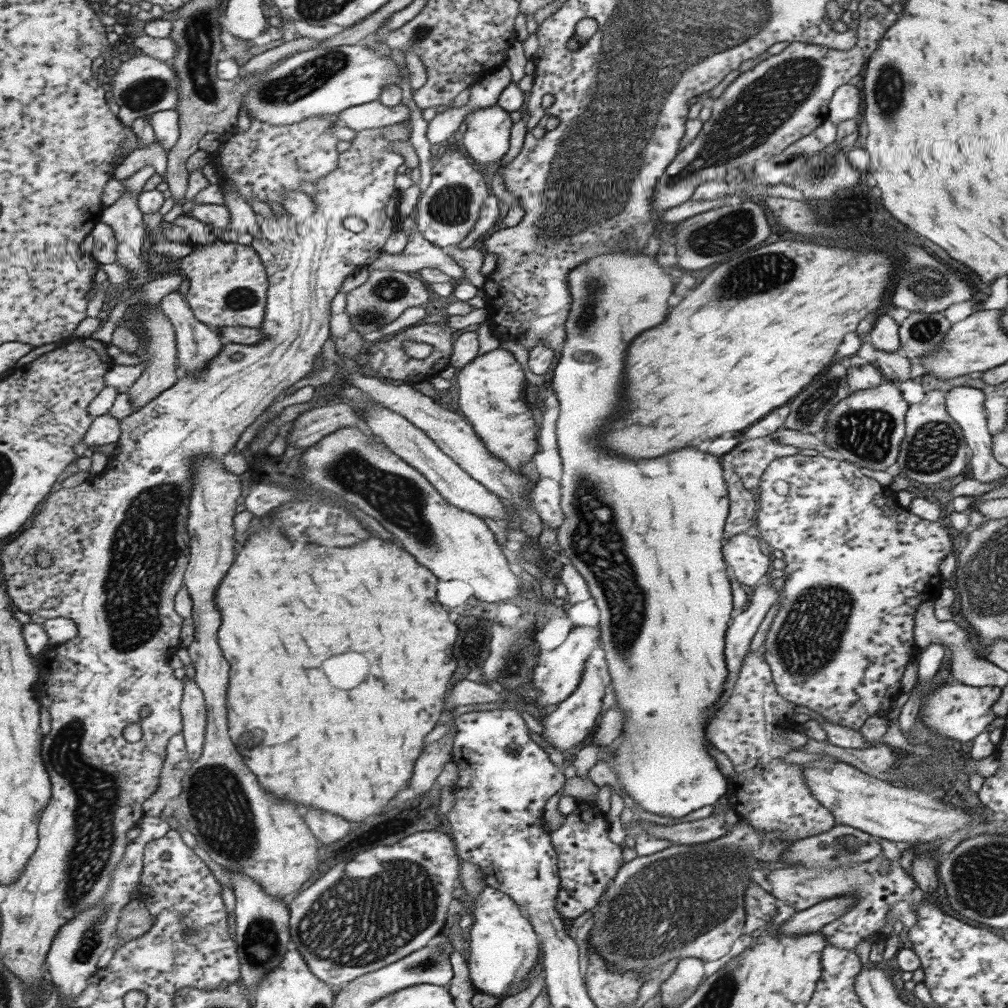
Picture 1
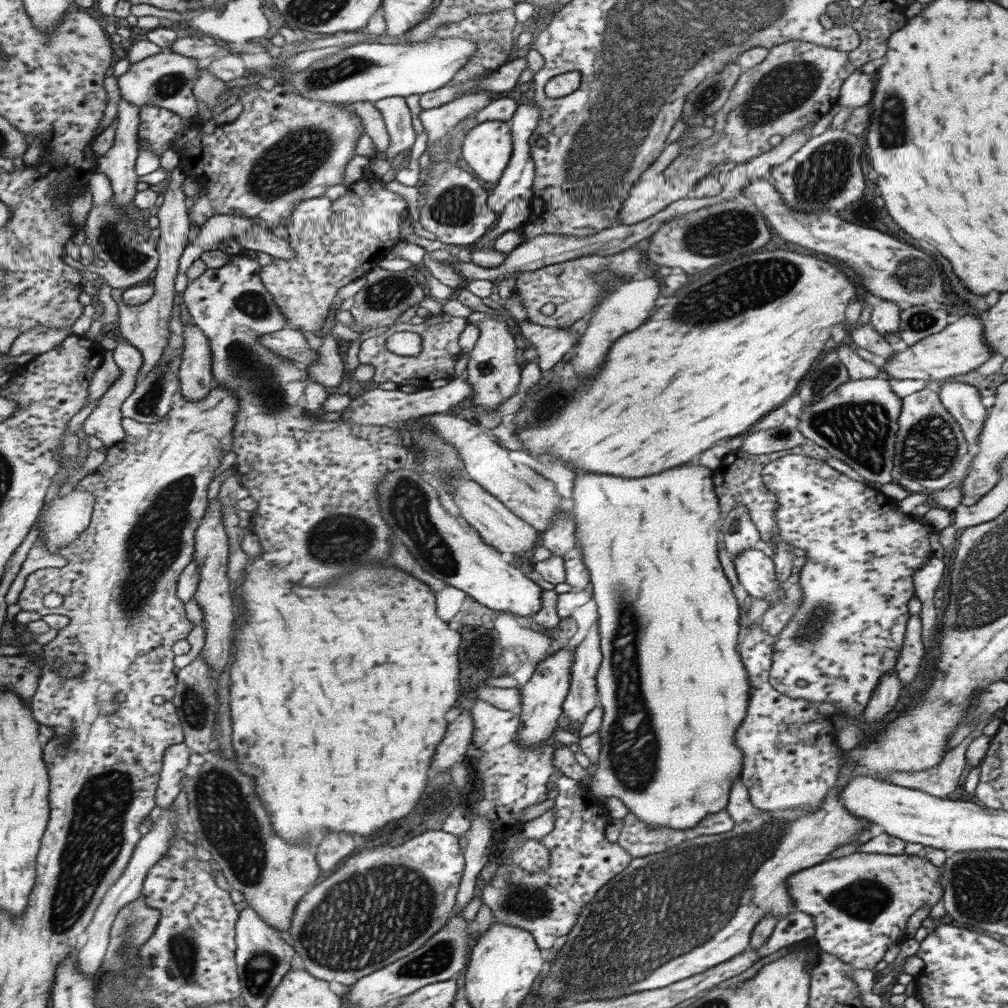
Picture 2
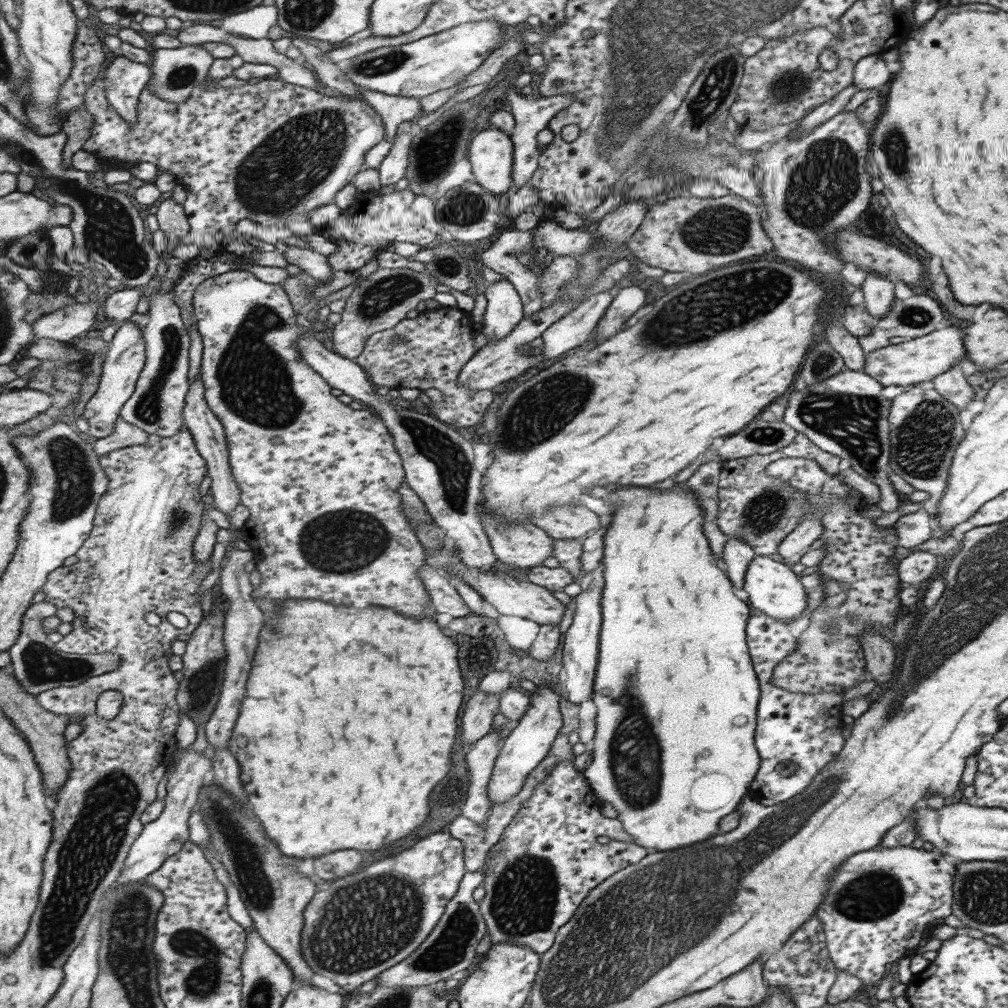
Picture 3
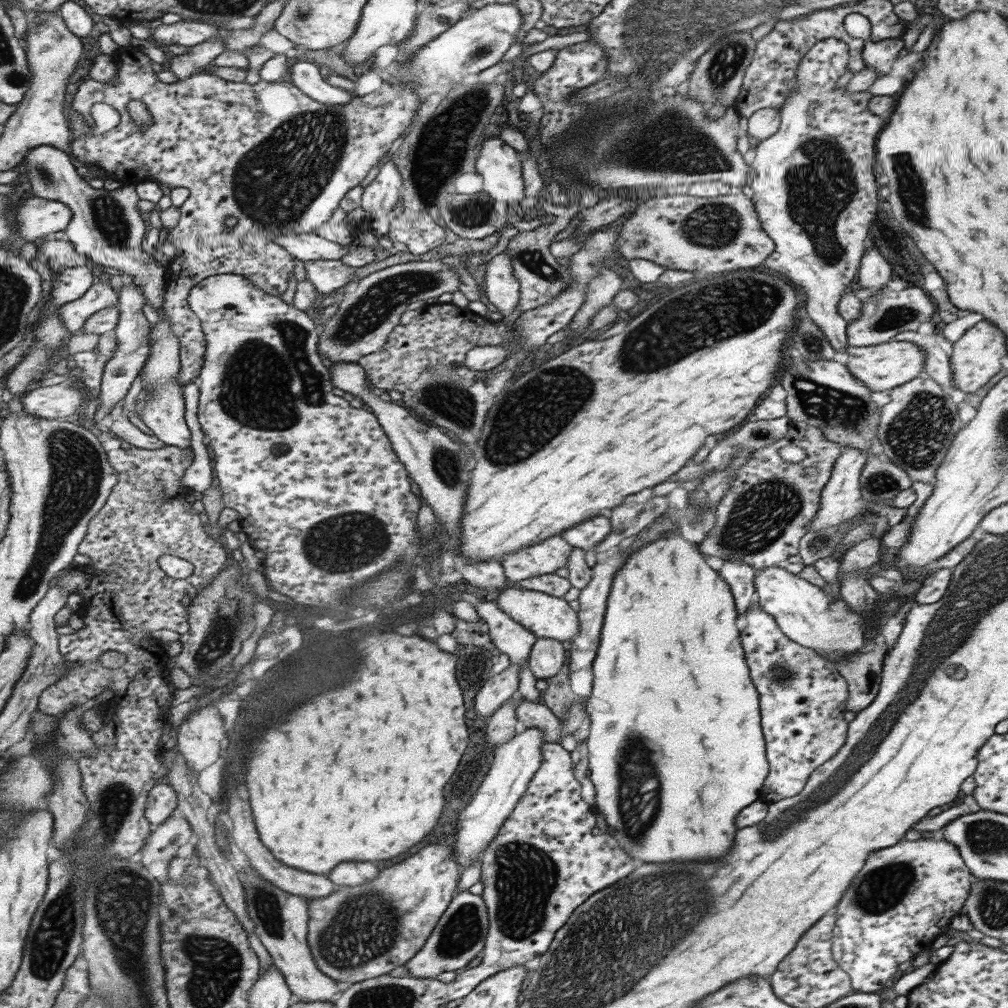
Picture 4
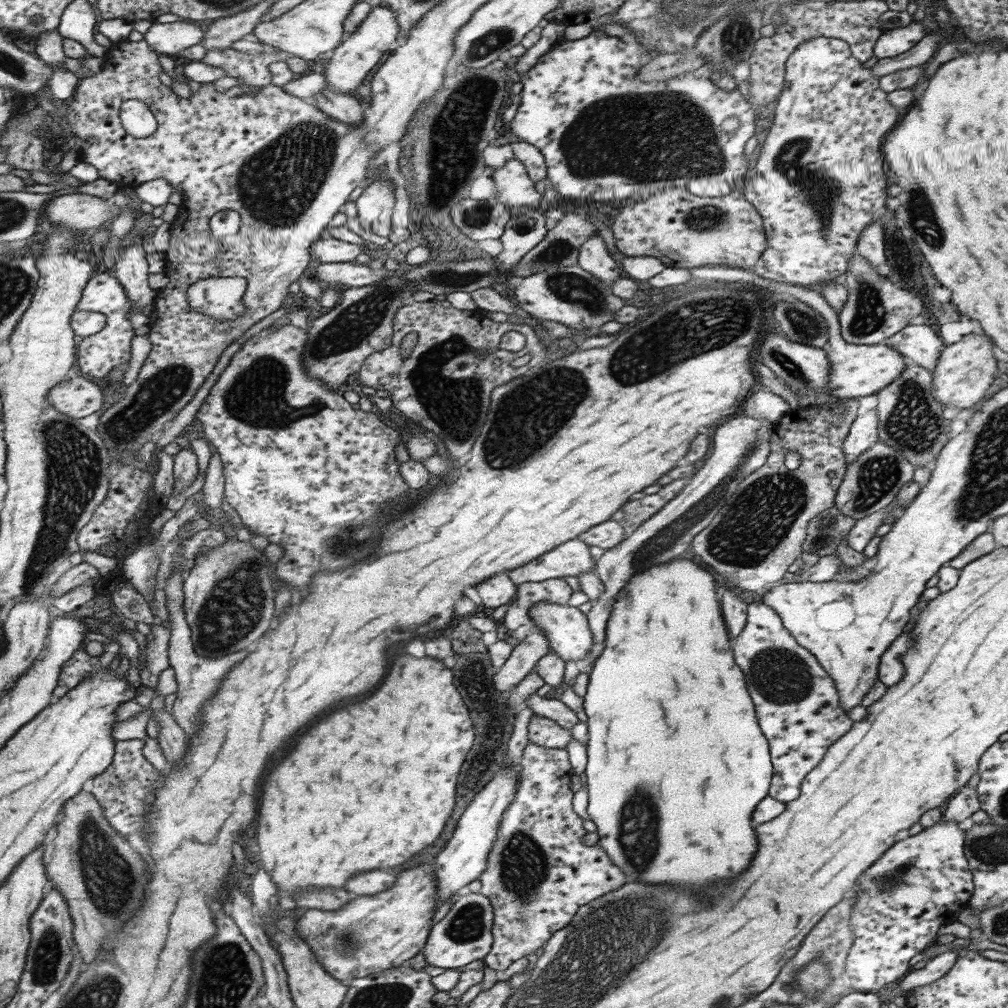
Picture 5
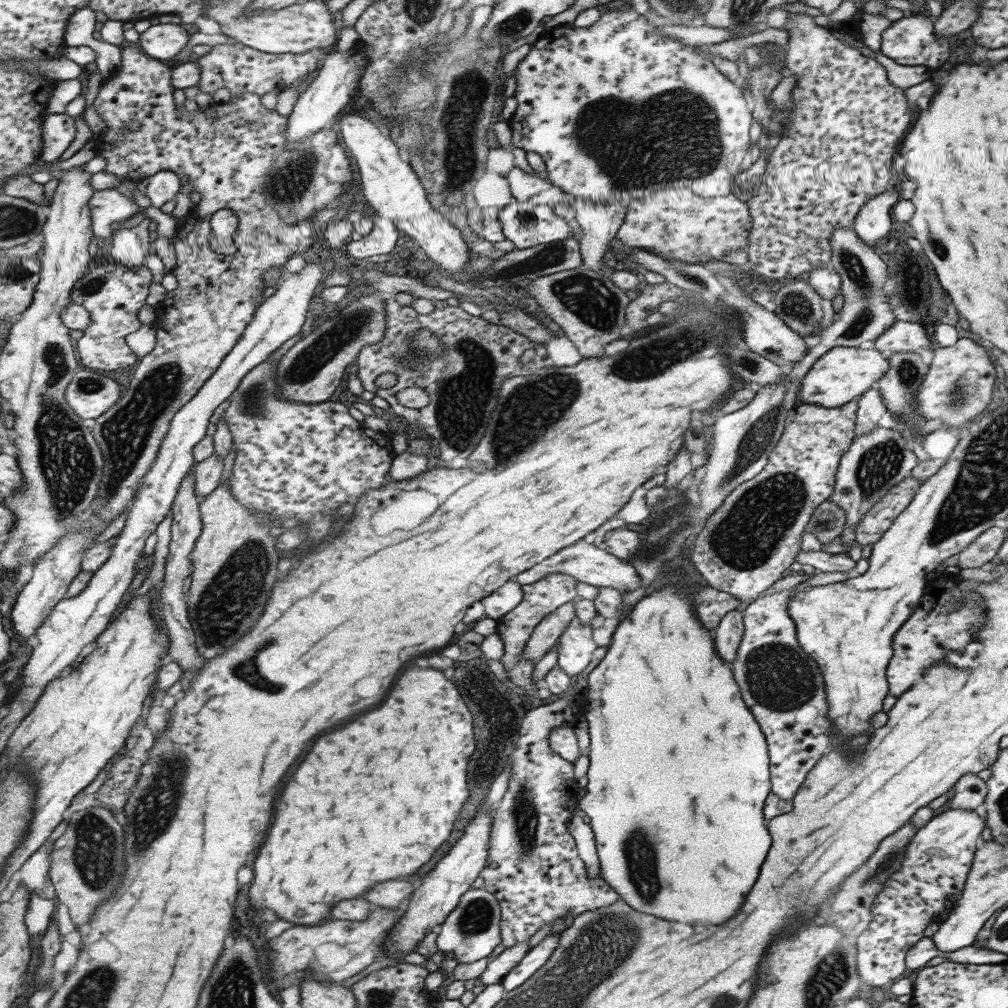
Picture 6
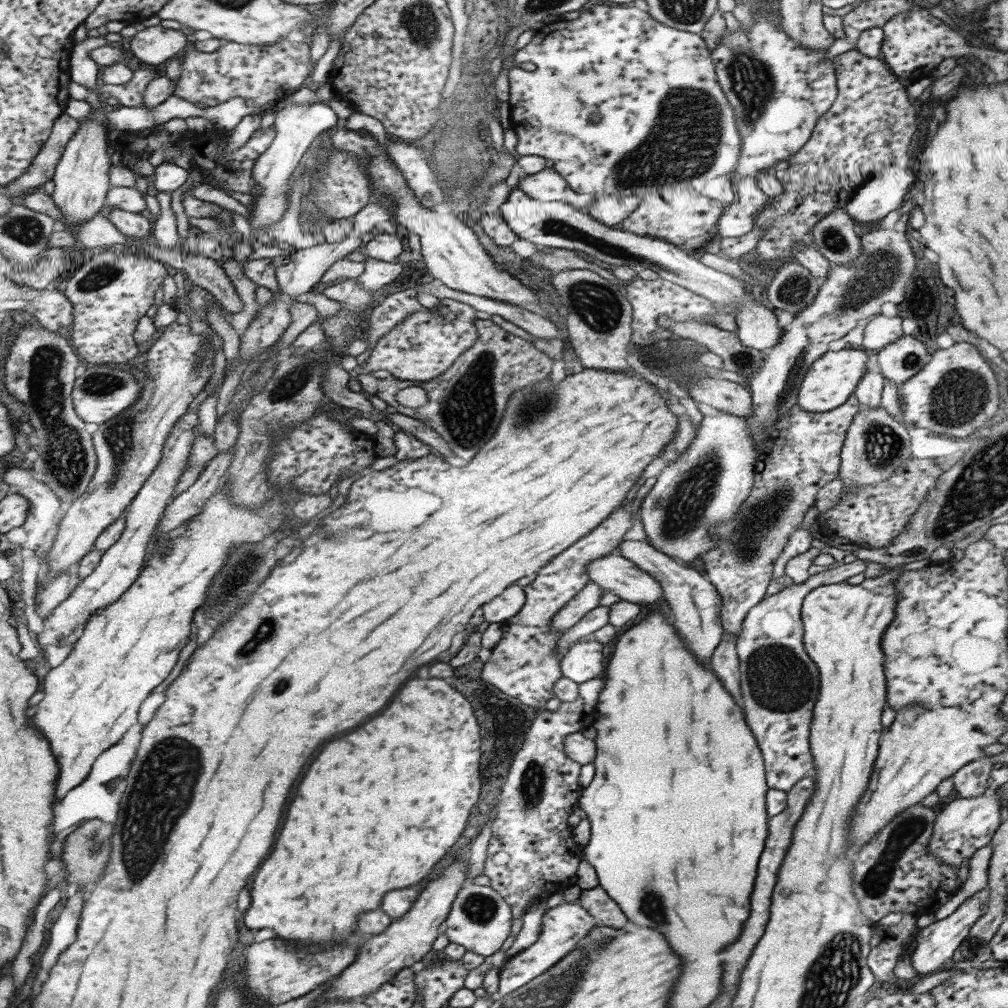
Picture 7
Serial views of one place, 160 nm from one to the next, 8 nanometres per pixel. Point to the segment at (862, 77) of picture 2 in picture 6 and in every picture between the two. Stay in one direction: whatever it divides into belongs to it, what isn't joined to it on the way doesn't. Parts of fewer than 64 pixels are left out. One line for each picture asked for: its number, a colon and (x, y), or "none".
3: (869, 72)
4: (880, 55)
5: (897, 41)
6: (910, 40)

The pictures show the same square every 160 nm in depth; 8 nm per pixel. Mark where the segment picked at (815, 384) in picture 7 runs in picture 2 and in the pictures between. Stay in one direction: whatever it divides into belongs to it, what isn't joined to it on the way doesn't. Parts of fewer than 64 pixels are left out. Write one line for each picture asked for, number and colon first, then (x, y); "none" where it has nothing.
2: (958, 348)
3: (919, 359)
4: (881, 367)
5: (856, 370)
6: (841, 374)

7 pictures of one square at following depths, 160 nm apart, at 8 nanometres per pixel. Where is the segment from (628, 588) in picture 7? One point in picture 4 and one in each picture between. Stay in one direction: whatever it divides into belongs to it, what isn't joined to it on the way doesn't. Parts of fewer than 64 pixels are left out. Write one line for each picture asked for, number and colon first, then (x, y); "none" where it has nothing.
4: (544, 557)
5: (570, 558)
6: (584, 562)

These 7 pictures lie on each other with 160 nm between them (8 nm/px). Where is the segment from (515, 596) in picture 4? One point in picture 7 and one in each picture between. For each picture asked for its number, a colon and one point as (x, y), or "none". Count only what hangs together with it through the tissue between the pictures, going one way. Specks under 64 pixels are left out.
5: (566, 629)
6: (575, 645)
7: (582, 661)

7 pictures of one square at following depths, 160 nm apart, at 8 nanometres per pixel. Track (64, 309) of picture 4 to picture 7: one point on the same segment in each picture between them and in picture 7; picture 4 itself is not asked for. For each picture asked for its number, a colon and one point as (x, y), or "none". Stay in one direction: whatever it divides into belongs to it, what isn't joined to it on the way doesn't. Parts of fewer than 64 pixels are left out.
5: (95, 355)
6: (112, 294)
7: (109, 294)

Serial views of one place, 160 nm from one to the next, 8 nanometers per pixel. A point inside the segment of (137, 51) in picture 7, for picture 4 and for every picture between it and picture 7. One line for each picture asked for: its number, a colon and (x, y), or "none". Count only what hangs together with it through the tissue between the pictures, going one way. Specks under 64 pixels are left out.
4: (187, 33)
5: (170, 39)
6: (160, 41)

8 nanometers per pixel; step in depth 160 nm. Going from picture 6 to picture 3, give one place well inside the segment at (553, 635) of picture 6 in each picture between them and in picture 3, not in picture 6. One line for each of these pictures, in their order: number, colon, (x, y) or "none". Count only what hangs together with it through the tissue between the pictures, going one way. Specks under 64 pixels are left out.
3: (476, 718)
4: (497, 689)
5: (524, 655)

